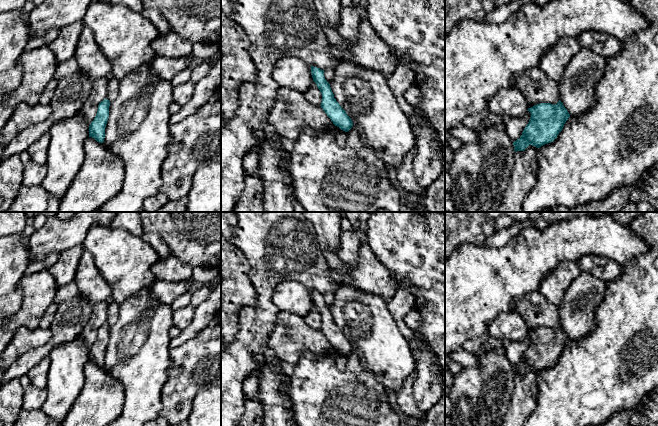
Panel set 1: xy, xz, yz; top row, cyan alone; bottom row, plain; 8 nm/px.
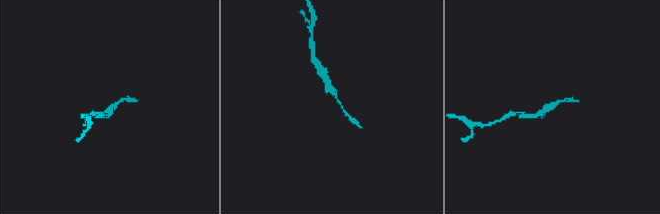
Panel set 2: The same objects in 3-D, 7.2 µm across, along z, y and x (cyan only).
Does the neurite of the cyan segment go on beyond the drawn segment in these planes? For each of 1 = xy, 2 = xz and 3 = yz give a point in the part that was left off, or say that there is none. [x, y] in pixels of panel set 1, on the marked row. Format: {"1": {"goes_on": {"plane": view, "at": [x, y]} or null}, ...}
{"1": {"goes_on": null}, "2": {"goes_on": null}, "3": {"goes_on": null}}

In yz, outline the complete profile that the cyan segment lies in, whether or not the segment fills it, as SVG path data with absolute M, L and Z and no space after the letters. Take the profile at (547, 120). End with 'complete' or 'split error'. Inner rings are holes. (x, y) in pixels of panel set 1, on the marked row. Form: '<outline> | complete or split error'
M560 100L555 105L537 104L527 111L530 112L531 117L520 138L513 142L515 152L524 151L529 145L540 148L553 142L570 117Z | complete

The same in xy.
M104 99L98 105L97 114L89 126L89 137L97 142L103 143L105 138L105 128L109 117L110 101Z | complete

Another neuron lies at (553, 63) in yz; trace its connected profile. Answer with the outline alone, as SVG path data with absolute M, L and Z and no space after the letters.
M563 37L543 55L538 68L549 78L559 82L565 68L581 49L576 38Z

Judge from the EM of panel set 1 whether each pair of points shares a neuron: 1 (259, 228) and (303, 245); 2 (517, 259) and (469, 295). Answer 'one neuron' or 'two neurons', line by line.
1: one neuron
2: one neuron

